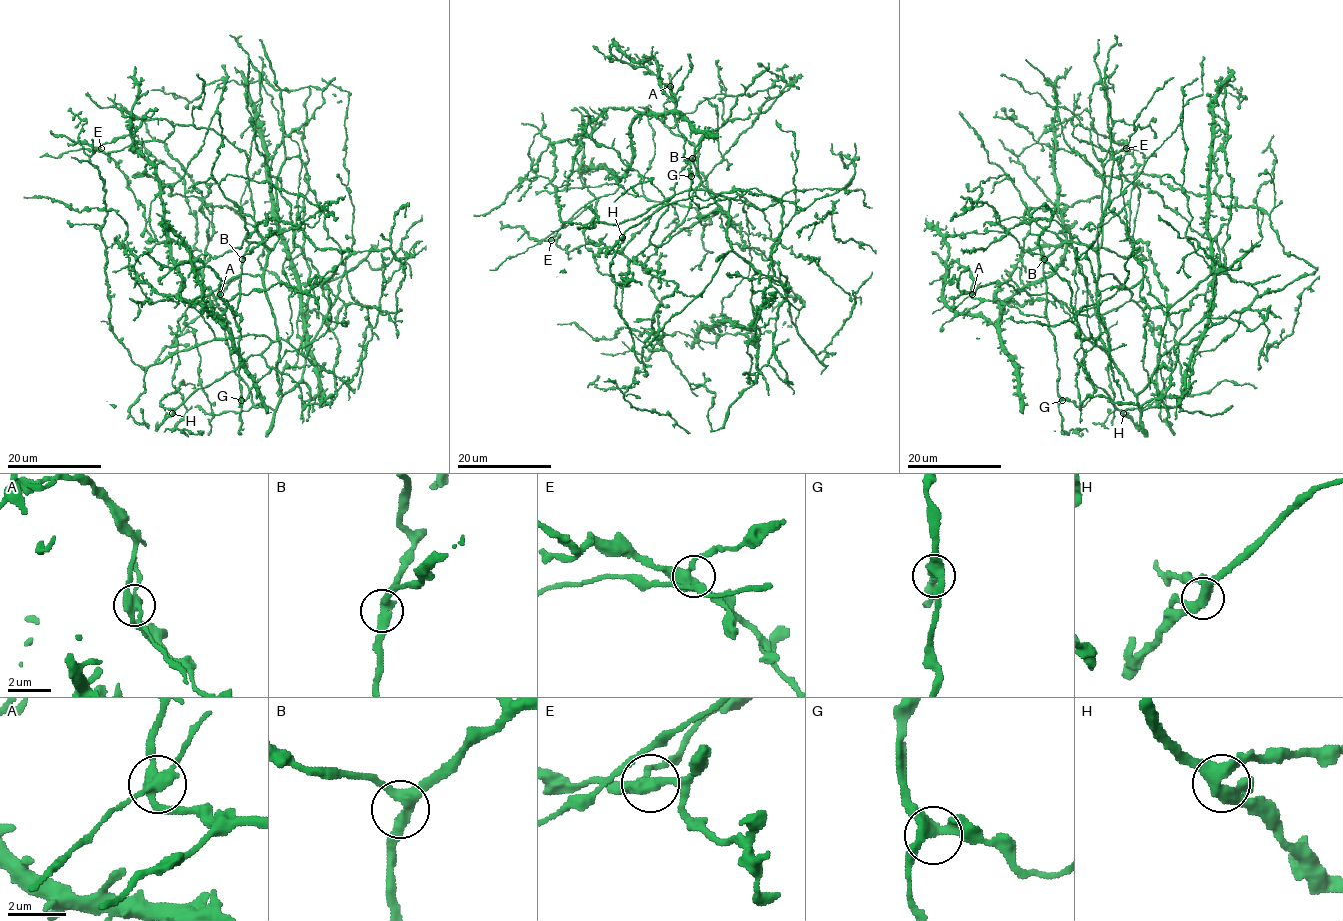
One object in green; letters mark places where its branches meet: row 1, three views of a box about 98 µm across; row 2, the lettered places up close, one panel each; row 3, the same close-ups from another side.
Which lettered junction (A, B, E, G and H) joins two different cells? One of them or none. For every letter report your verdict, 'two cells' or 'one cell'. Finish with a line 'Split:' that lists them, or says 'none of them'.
A: two cells
B: one cell
E: one cell
G: one cell
H: one cell
Split: A

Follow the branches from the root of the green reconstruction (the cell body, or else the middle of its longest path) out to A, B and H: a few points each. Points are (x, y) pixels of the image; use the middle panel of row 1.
A: (714, 213), (720, 207), (702, 184), (693, 160), (684, 157), (685, 137), (672, 113), (677, 99), (670, 86)
B: (714, 213), (720, 207), (702, 184), (692, 158)
H: (714, 213), (728, 211), (726, 197), (718, 195), (700, 200), (689, 196), (655, 210), (632, 226), (622, 237)

